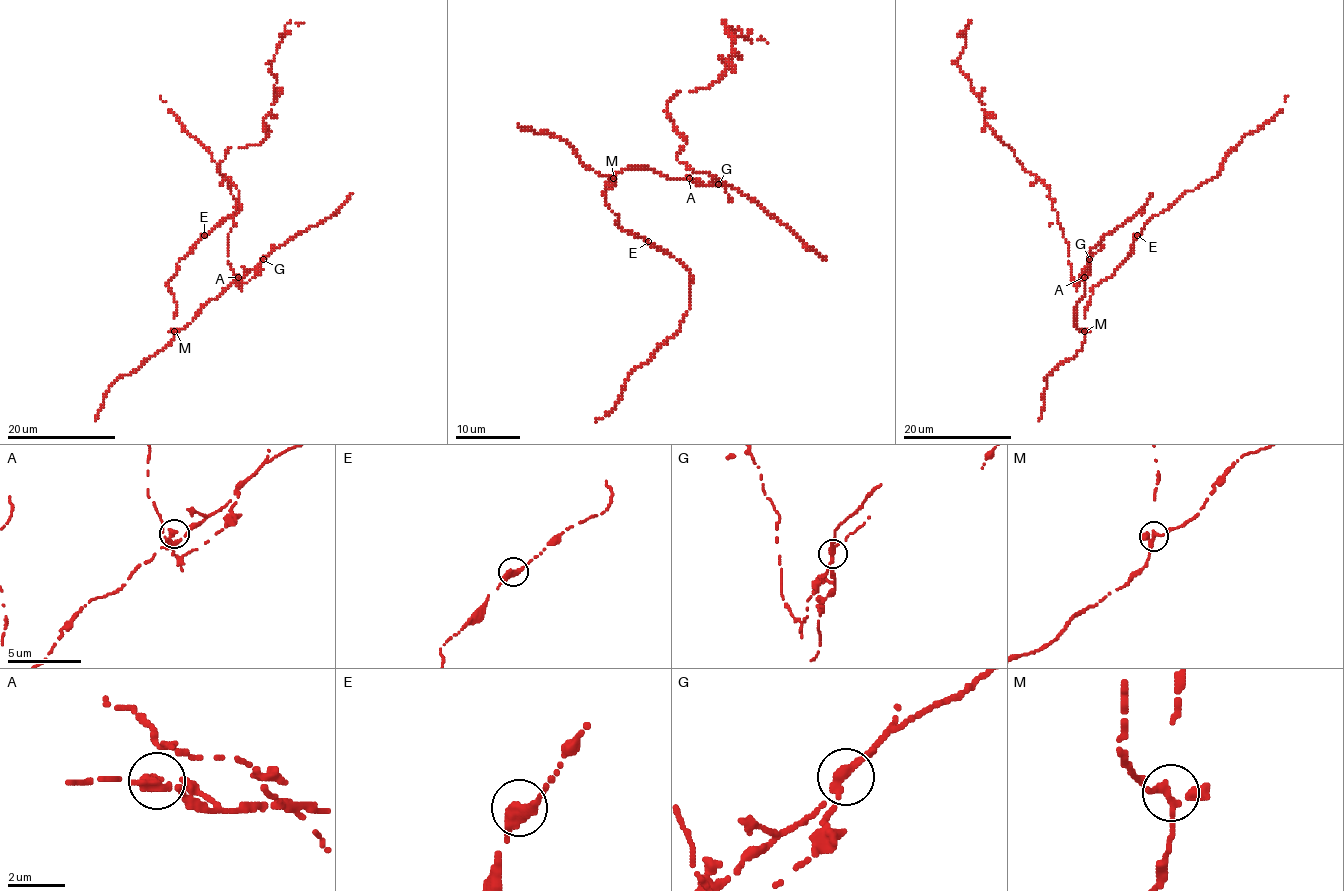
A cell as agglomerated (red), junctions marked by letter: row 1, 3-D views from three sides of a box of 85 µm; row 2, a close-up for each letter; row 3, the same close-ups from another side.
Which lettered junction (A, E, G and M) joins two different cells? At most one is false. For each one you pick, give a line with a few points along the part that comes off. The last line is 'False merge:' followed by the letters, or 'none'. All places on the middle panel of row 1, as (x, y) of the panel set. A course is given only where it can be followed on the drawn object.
G: (718, 184), (678, 160), (686, 141), (668, 102), (718, 79), (720, 60), (734, 53), (729, 27), (767, 44)
False merge: G

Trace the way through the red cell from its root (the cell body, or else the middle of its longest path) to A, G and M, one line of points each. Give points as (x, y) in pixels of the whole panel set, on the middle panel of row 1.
A: (676, 178), (689, 178)
G: (676, 178), (689, 178), (699, 184), (716, 181), (718, 184)
M: (676, 178), (666, 178), (648, 168), (634, 167), (621, 170), (613, 178)

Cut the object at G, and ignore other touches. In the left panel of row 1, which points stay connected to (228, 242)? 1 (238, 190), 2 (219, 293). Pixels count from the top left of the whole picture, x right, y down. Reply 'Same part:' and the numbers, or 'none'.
Same part: none

